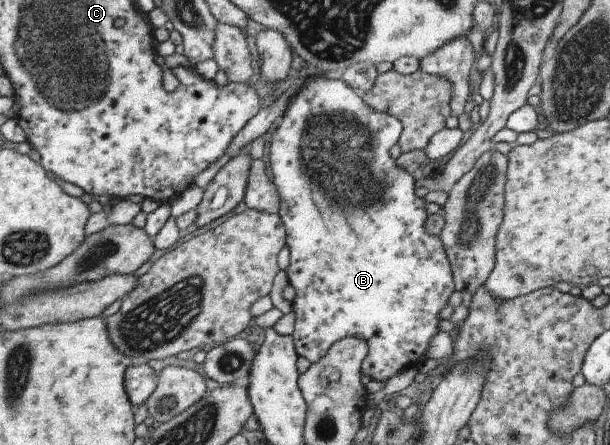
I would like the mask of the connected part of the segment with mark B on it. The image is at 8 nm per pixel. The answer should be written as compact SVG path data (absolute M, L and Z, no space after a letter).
M302 67L298 71L300 76L308 79L302 89L290 99L286 105L286 111L282 117L272 126L270 133L270 145L268 145L268 167L272 173L272 183L276 187L276 194L280 199L278 207L278 217L282 221L285 232L285 247L288 249L289 261L286 267L286 277L288 284L295 291L291 302L292 314L294 315L293 331L291 334L294 353L297 357L304 357L312 363L319 361L330 345L342 337L360 337L366 341L366 357L362 359L360 373L366 375L372 381L386 383L391 377L407 370L409 367L418 367L418 364L426 359L426 351L431 338L440 332L438 322L440 310L444 305L448 305L450 293L454 293L454 283L452 280L451 266L444 254L444 247L438 239L438 235L429 235L425 231L425 220L427 217L424 197L416 197L414 194L414 183L416 181L411 173L406 172L401 167L395 165L398 137L401 135L401 124L385 112L370 109L364 99L355 90L352 90L342 79L332 79L324 76L318 69L316 73L308 75L308 69Z

